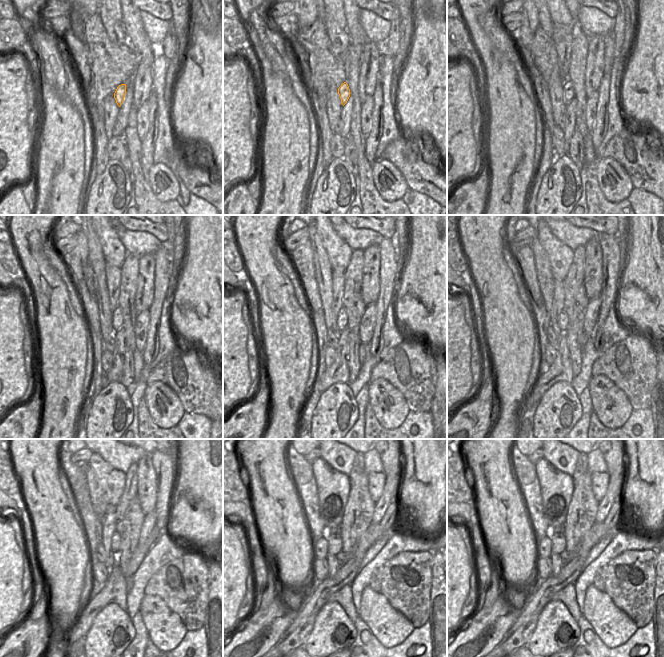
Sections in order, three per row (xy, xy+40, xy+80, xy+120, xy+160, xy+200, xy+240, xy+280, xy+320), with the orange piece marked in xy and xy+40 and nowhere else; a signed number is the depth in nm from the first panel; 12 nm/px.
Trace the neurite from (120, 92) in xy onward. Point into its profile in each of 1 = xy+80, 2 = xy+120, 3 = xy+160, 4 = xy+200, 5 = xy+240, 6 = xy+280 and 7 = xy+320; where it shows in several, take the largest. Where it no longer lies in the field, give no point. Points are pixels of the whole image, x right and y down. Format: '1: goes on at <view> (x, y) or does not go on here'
1: goes on at xy+80 (567, 89)
2: goes on at xy+120 (118, 319)
3: goes on at xy+160 (342, 319)
4: goes on at xy+200 (563, 321)
5: goes on at xy+240 (116, 540)
6: goes on at xy+280 (333, 535)
7: goes on at xy+320 (557, 535)

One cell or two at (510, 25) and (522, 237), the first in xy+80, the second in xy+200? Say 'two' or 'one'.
one

